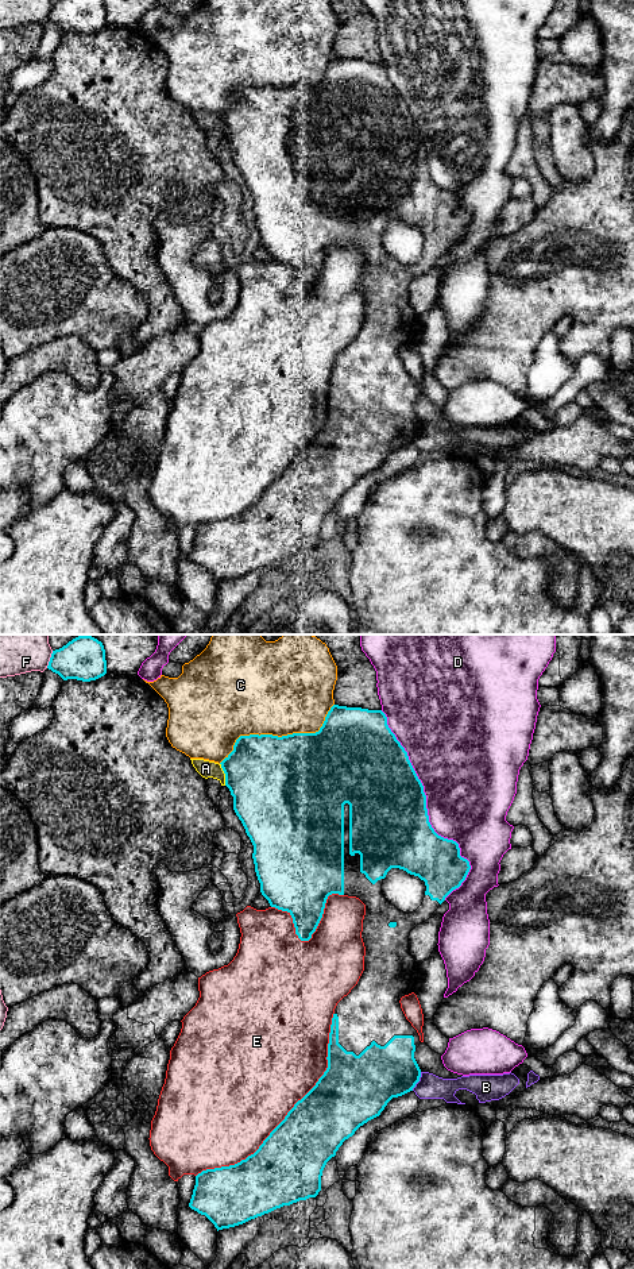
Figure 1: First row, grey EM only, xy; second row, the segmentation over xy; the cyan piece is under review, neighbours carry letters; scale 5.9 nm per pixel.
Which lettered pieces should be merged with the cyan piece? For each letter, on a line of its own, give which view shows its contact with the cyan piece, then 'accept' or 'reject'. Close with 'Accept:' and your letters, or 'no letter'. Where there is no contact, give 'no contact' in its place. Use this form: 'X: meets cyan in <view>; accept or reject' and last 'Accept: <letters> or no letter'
A: meets cyan in xy; reject
B: meets cyan in xy; reject
C: meets cyan in xy; reject
D: meets cyan in xy; reject
E: meets cyan in xy; reject
F: meets cyan in xy; reject
Accept: no letter

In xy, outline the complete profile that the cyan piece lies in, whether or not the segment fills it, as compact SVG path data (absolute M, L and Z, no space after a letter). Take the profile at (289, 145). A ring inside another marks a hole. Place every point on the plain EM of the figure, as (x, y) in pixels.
M333 57L328 63L322 78L316 85L293 85L282 89L272 86L240 88L233 97L233 103L220 116L225 126L225 138L229 140L231 147L233 148L233 162L241 173L246 185L254 197L252 211L255 216L255 224L260 235L260 244L268 252L270 258L282 263L287 263L293 270L298 290L301 293L309 293L322 270L325 255L329 247L339 246L359 250L366 256L366 267L363 271L362 284L366 308L364 323L357 336L337 355L335 360L328 396L328 420L318 431L316 437L294 456L285 471L270 485L270 487L263 493L254 506L235 517L206 521L196 528L196 537L189 559L201 567L205 567L214 576L217 583L243 576L283 558L290 558L299 552L316 549L321 543L322 522L326 514L336 508L336 504L343 494L352 489L360 478L379 468L393 450L398 450L413 443L415 436L420 433L421 421L414 410L414 404L421 396L420 387L406 371L399 355L402 348L414 344L418 331L418 316L410 305L409 288L417 277L428 273L433 267L433 265L453 242L461 238L471 221L469 213L460 208L459 196L453 192L438 188L432 180L426 161L426 147L424 144L424 138L409 112L407 104L388 80L387 69L382 62ZM391 220L403 221L425 234L425 250L422 256L415 263L406 266L398 262L384 250L382 236Z

